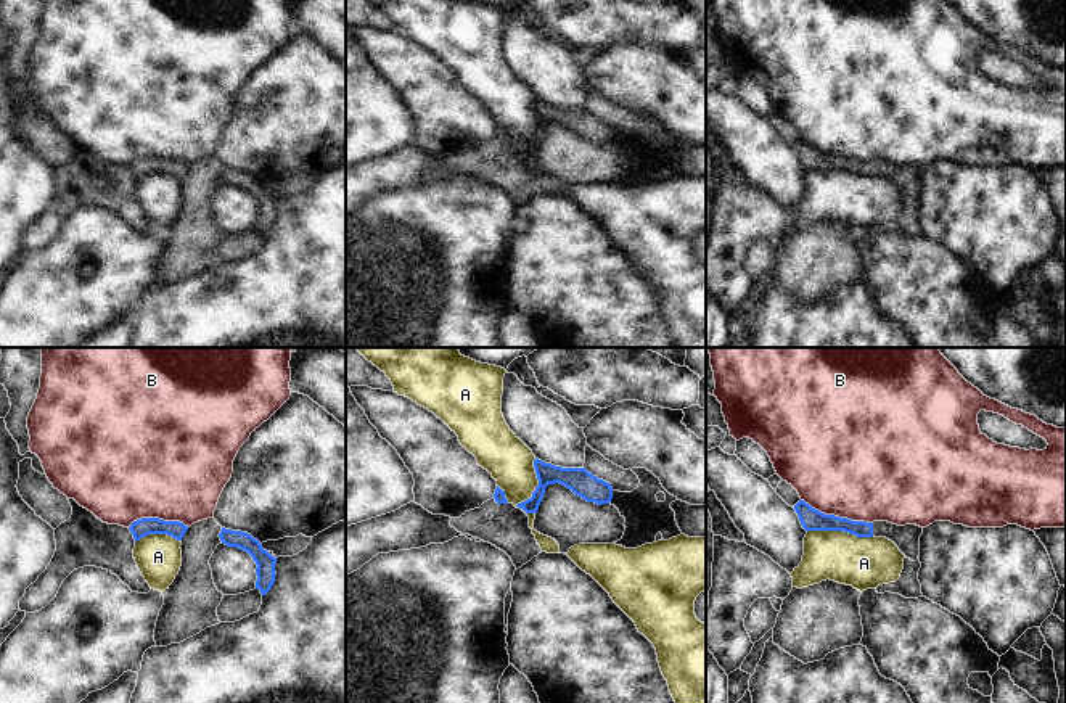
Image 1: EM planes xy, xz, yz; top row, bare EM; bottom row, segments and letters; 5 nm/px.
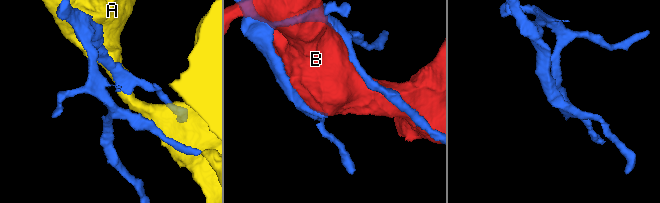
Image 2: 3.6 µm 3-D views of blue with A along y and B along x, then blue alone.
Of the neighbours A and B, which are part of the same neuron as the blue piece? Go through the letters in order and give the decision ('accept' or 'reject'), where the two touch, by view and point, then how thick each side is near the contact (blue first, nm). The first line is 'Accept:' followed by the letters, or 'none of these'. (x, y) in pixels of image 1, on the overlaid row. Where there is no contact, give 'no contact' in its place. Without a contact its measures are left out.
Accept: none of these
A: reject; contact xz (536, 488); calibres 130 and 240 nm
B: reject; contact yz (836, 517); calibres 110 and 500 nm

